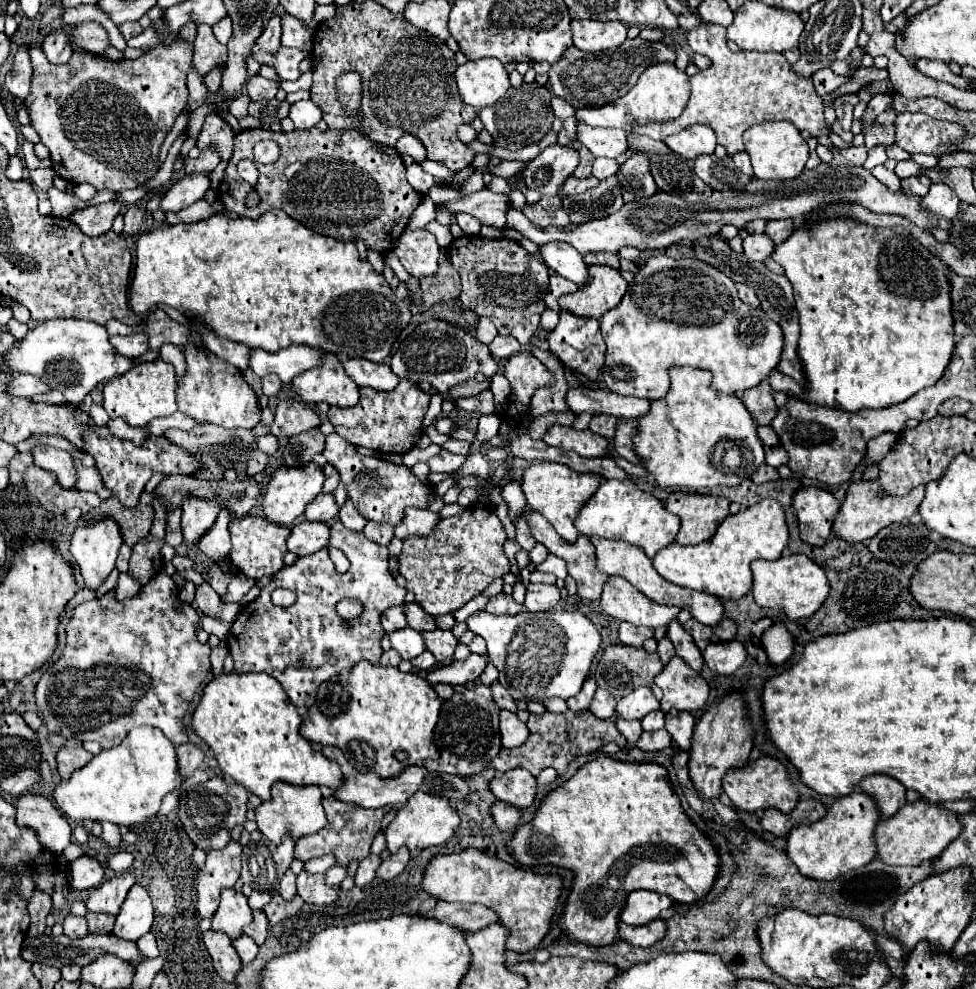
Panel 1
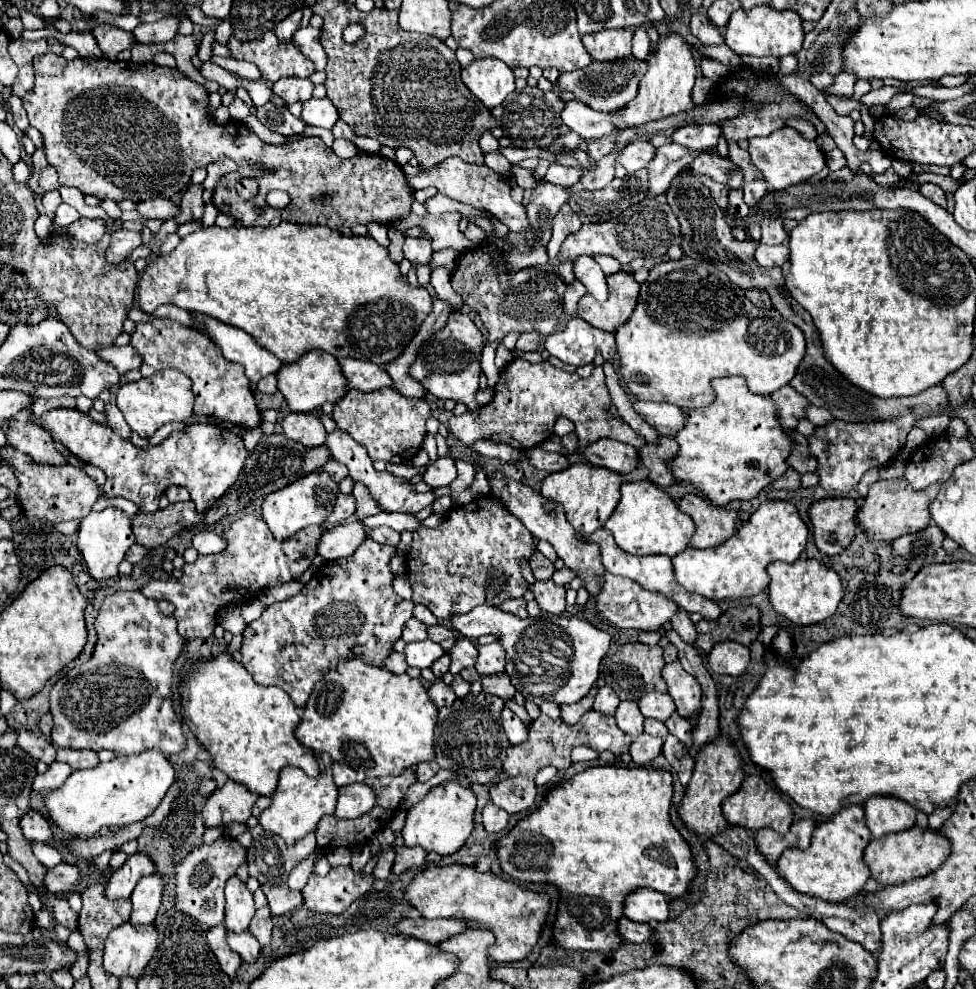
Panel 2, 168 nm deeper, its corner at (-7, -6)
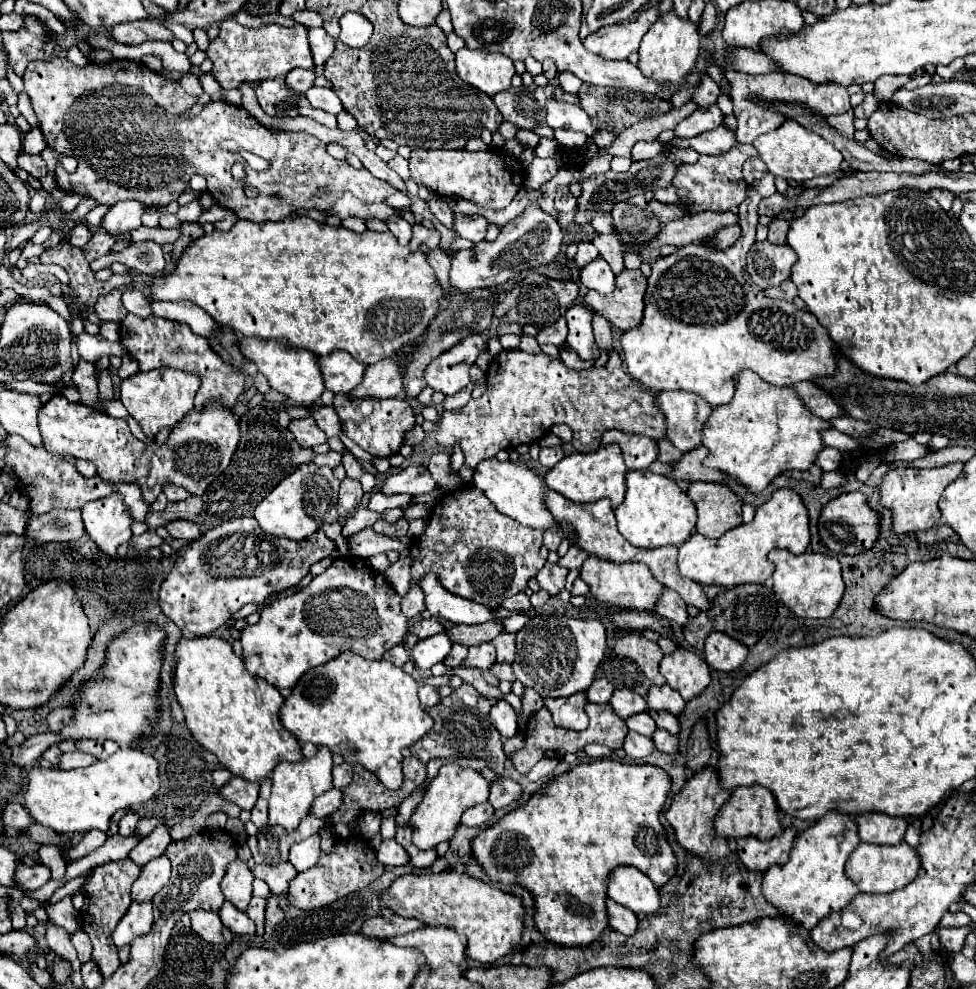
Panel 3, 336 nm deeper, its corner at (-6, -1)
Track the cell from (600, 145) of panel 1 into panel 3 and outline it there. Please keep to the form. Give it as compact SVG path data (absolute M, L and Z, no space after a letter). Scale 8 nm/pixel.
M653 140L653 142L637 142L631 150L633 154L633 160L649 160L649 158L655 158L657 154L663 152L663 144L659 140Z

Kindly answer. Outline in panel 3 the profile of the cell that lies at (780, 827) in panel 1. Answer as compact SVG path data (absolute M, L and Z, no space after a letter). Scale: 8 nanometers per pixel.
M787 828L771 840L759 842L757 838L739 838L737 840L737 856L743 866L751 872L765 872L775 864L785 864L789 858L789 850L797 836L795 828Z

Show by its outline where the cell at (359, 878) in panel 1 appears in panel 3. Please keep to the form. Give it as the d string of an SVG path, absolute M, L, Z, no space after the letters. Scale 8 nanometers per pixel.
M395 838L383 840L377 850L377 860L383 866L405 866L409 864L409 854L405 854L405 848L395 842Z

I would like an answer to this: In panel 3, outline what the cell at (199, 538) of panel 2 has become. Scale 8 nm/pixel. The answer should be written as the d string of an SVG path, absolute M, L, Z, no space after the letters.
M177 520L177 522L169 522L169 526L165 526L167 532L173 536L173 538L179 538L179 540L197 540L201 536L199 532L199 526L189 522L189 520Z

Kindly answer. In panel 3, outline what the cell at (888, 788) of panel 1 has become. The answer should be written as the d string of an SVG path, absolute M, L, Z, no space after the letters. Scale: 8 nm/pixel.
M859 814L859 838L861 842L879 844L879 846L895 846L903 840L907 822L905 818L893 818L887 814Z

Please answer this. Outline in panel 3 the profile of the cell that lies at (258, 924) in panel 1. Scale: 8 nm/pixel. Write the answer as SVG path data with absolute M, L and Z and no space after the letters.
M253 896L245 912L247 912L247 916L255 922L255 926L257 926L257 936L263 936L263 922L265 922L265 898L257 898L257 896Z

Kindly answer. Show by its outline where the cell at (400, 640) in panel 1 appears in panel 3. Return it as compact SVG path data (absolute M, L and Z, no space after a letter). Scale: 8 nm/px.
M441 632L431 638L419 640L417 646L411 650L411 658L415 660L419 670L429 670L433 664L443 662L447 658L447 654L451 652L451 646L453 642L449 640L449 636Z

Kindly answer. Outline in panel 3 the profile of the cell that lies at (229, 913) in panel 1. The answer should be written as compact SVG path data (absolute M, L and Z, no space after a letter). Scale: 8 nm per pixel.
M235 858L221 880L221 890L225 900L233 902L237 910L245 910L251 900L251 884L253 884L253 872L249 870L247 862Z

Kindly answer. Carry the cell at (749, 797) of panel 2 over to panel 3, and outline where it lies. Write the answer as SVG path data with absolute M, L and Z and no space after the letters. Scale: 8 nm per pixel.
M741 786L731 792L731 798L721 806L715 816L715 832L719 838L743 838L743 836L757 836L759 840L769 840L777 832L781 832L779 810L775 804L773 794L769 794L763 786Z

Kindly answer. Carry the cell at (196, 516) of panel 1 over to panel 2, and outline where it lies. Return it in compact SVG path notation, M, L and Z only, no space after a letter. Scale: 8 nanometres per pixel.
M50 409L42 419L34 419L46 427L54 441L60 441L80 461L92 463L106 473L106 485L102 485L102 497L124 497L138 505L142 513L154 513L158 499L168 485L180 485L190 491L198 513L210 511L226 489L230 489L246 463L246 449L240 437L220 437L218 425L188 425L185 431L174 432L160 445L138 449L130 441L120 439L108 425L92 421L78 409Z

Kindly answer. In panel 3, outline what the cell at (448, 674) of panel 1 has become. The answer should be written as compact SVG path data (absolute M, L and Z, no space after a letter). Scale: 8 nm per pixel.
M503 632L493 640L497 648L497 662L513 662L515 660L515 634Z

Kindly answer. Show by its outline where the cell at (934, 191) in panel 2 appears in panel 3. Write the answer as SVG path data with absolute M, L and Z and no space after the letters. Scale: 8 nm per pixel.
M937 188L937 190L929 190L929 194L931 194L939 204L941 204L941 208L943 208L945 212L951 210L951 204L953 204L955 194L951 194L949 190L941 190L941 188Z

